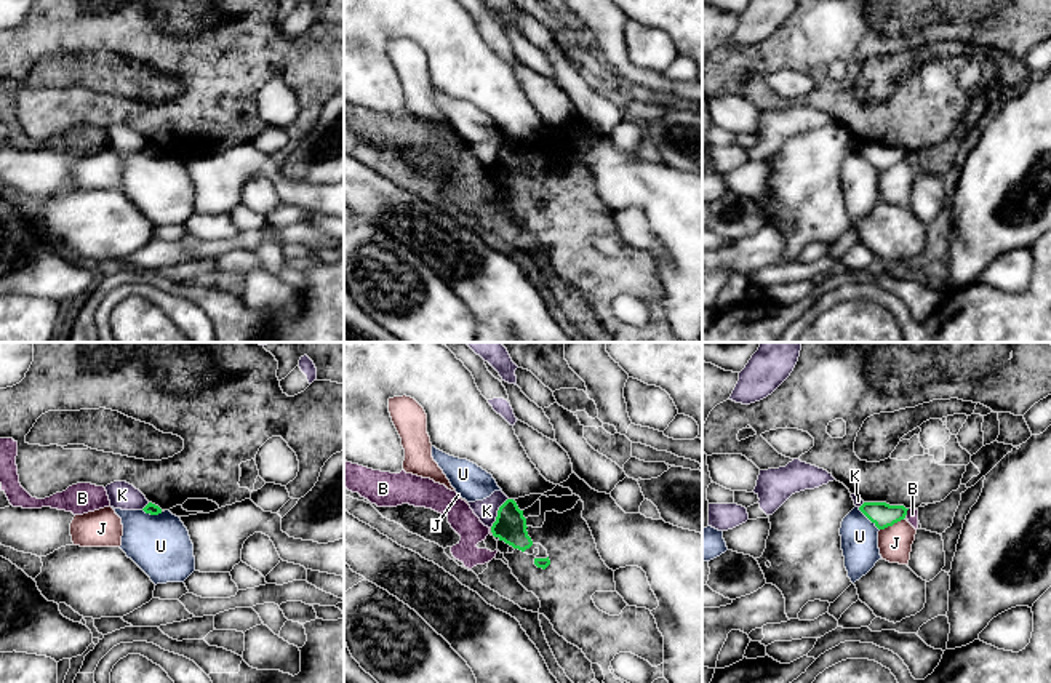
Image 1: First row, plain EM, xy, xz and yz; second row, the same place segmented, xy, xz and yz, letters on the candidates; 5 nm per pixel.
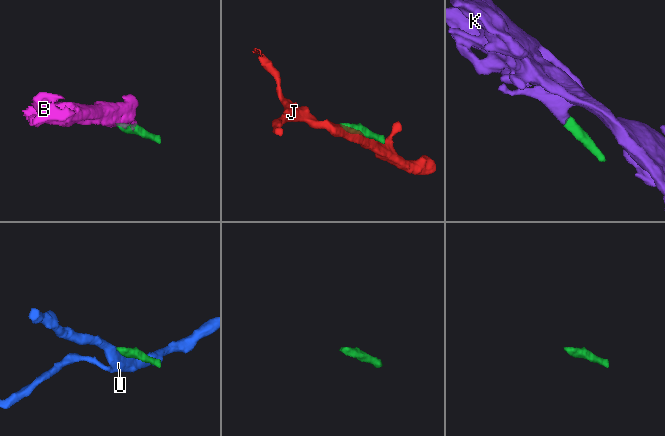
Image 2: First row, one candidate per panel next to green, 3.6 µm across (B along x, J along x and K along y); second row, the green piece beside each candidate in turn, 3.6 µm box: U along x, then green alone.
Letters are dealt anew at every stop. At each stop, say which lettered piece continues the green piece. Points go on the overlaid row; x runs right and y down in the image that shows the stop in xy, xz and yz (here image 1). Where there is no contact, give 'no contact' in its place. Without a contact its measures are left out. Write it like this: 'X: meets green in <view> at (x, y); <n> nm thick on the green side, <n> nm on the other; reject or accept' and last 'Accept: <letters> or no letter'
B: meets green in yz at (906, 512); 120 nm thick on the green side, 60 nm on the other; reject
J: meets green in yz at (891, 525); 120 nm thick on the green side, 170 nm on the other; reject
K: meets green in xz at (498, 512); 160 nm thick on the green side, 110 nm on the other; reject
U: meets green in yz at (867, 517); 120 nm thick on the green side, 190 nm on the other; reject
Accept: no letter

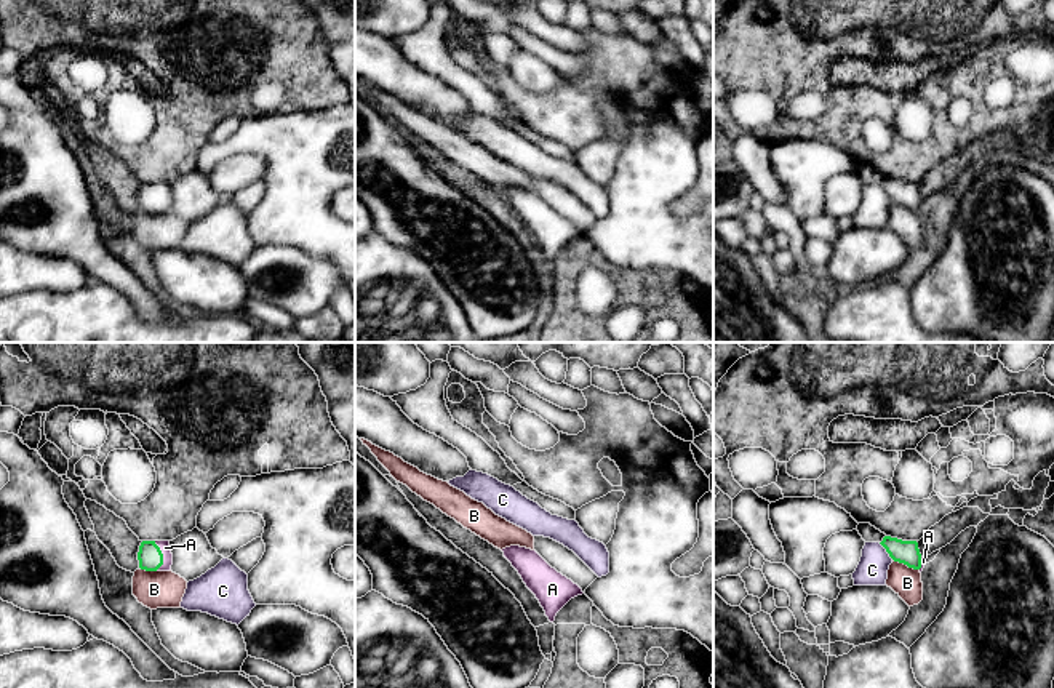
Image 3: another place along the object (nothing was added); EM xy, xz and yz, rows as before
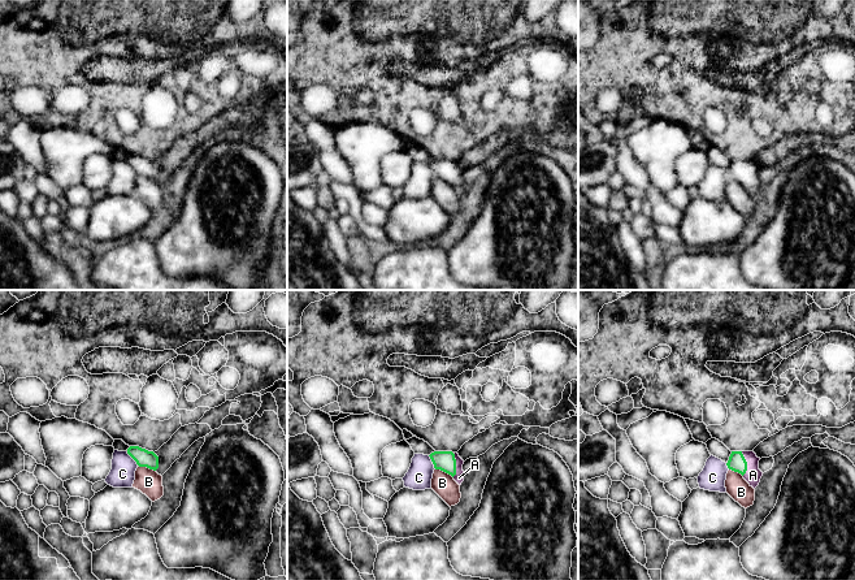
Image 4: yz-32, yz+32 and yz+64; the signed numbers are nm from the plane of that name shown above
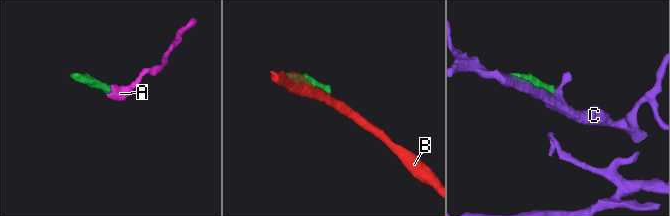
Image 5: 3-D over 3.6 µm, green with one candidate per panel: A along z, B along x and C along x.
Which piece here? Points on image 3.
A: meets green in xy at (162, 556); 120 nm thick on the green side, 60 nm on the other; accept
B: meets green in yz at (906, 564); 120 nm thick on the green side, 150 nm on the other; reject
C: meets green in yz at (886, 551); 120 nm thick on the green side, 160 nm on the other; reject
Accept: A

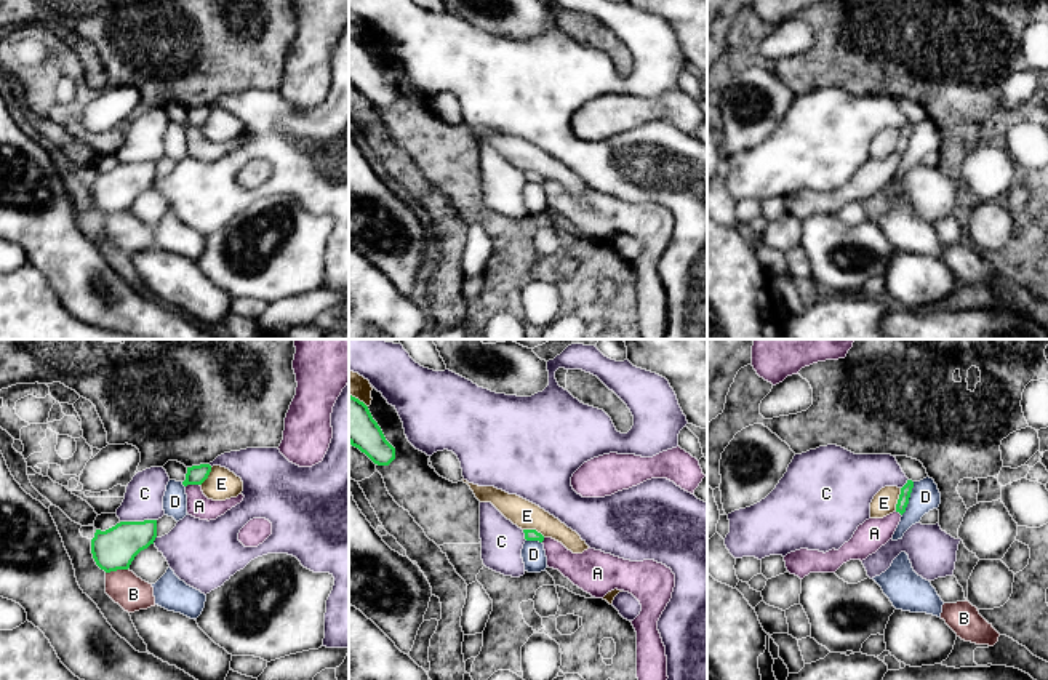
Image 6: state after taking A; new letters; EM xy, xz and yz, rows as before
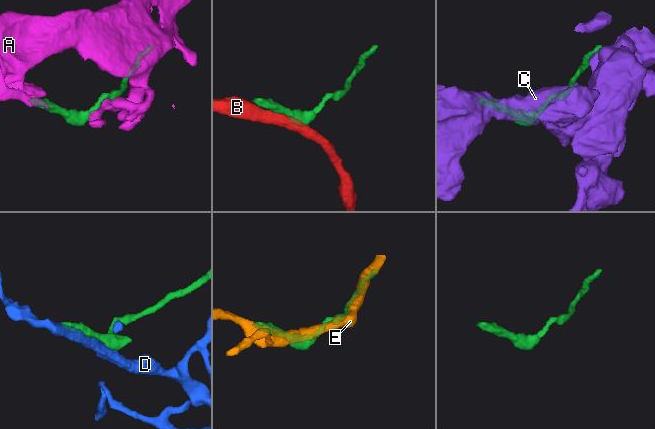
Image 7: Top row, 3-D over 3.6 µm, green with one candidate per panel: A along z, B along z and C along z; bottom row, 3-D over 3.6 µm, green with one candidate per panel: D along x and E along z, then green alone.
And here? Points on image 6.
A: meets green in xy at (192, 484); 100 nm thick on the green side, 120 nm on the other; reject
B: meets green in xy at (116, 570); 220 nm thick on the green side, 170 nm on the other; reject
C: meets green in xy at (138, 522); 220 nm thick on the green side, 190 nm on the other; reject
D: meets green in yz at (909, 496); 60 nm thick on the green side, 150 nm on the other; reject
E: meets green in yz at (898, 500); 60 nm thick on the green side, 120 nm on the other; reject
Accept: no letter

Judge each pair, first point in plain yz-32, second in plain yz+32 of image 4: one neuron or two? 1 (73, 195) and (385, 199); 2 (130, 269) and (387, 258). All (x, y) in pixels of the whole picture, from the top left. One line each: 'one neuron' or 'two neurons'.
1: one neuron
2: one neuron

